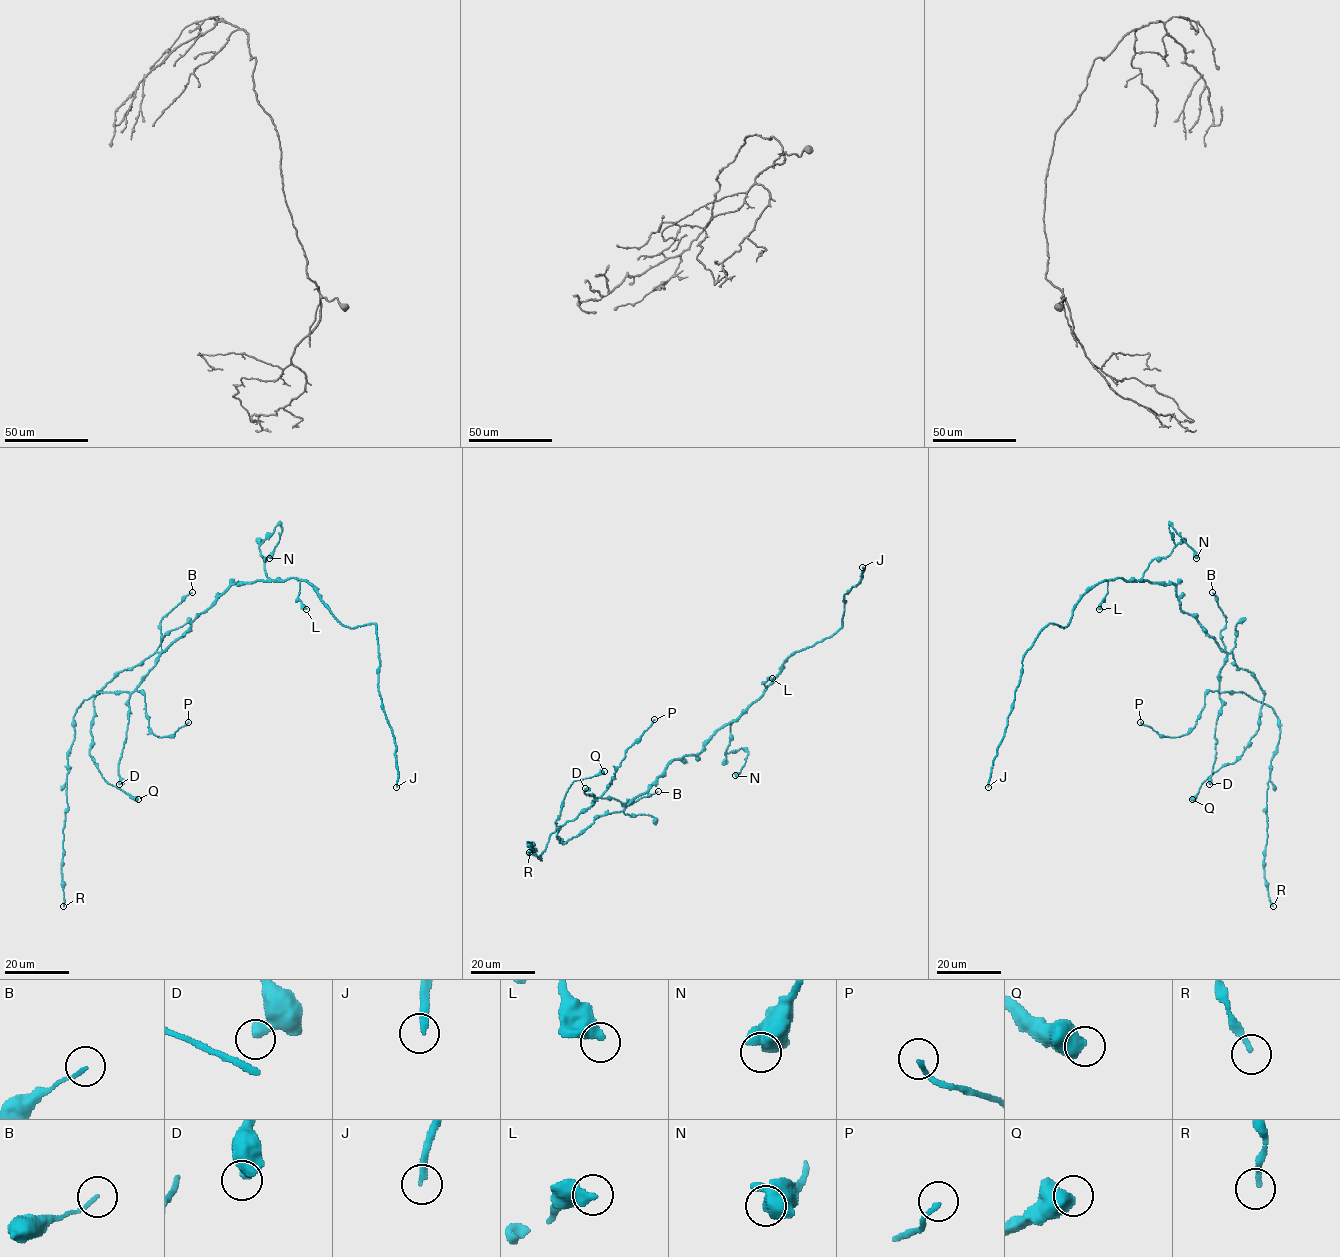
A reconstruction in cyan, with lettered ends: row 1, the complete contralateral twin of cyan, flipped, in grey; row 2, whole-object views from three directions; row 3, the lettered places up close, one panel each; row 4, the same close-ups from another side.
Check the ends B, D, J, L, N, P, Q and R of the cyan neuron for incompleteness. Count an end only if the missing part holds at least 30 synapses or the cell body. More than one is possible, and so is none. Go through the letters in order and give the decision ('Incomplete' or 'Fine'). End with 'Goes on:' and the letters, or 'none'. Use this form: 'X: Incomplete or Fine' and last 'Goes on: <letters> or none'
B: Fine
D: Fine
J: Incomplete
L: Fine
N: Fine
P: Fine
Q: Fine
R: Fine
Goes on: J

